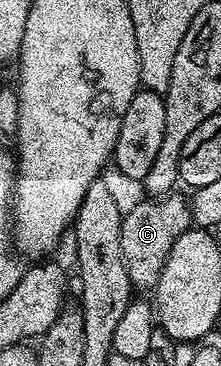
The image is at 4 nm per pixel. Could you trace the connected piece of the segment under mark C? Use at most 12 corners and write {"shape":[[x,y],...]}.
{"shape":[[181,192],[125,210],[120,251],[135,290],[159,288],[192,228]]}

